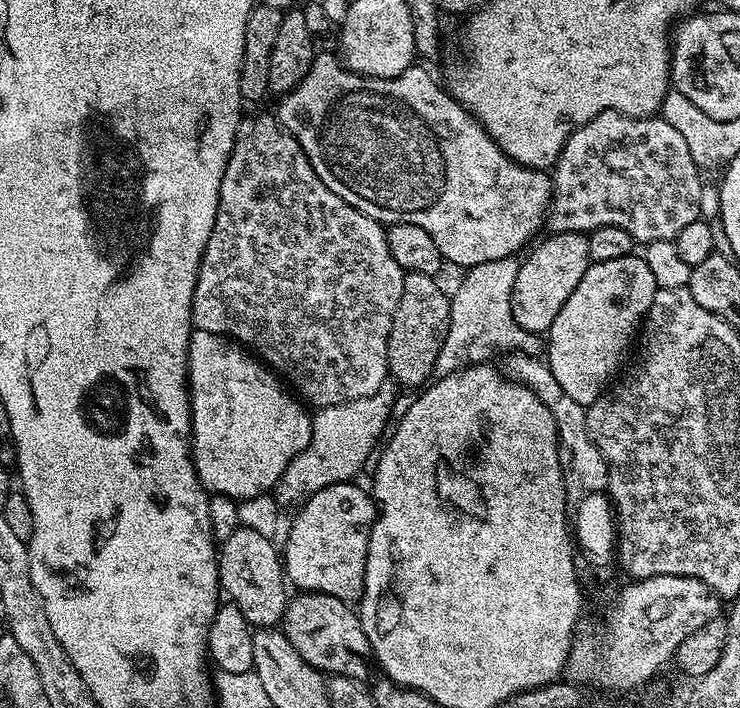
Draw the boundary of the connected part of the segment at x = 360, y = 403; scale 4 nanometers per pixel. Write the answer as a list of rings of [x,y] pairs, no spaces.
[[[387,379],[382,382],[382,386],[378,386],[378,390],[374,390],[374,394],[366,398],[319,409],[312,416],[312,433],[306,450],[298,453],[290,462],[290,466],[286,466],[286,470],[280,475],[280,481],[274,489],[276,503],[280,506],[296,506],[326,486],[347,484],[356,478],[360,467],[368,459],[373,459],[385,435],[384,427],[387,426],[388,419],[392,416],[392,407],[396,404],[396,391],[397,385],[391,379]]]

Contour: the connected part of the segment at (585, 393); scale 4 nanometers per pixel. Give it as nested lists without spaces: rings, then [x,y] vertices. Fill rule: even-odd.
[[[633,254],[614,258],[614,262],[588,265],[582,282],[574,286],[574,294],[566,298],[566,306],[558,310],[558,318],[554,318],[546,333],[548,368],[576,402],[585,406],[592,404],[621,371],[625,363],[624,351],[633,347],[656,290],[654,274],[650,274],[650,266],[646,266],[643,255]]]

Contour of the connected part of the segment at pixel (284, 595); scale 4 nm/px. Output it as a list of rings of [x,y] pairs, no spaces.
[[[239,527],[218,548],[220,586],[227,599],[242,610],[253,629],[276,628],[284,619],[290,588],[284,575],[284,562],[277,545],[257,531]]]

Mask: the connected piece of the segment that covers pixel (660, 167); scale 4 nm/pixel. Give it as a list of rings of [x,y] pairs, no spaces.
[[[608,109],[596,115],[567,139],[552,167],[552,202],[546,220],[553,232],[583,232],[599,226],[620,226],[637,243],[673,240],[683,227],[701,217],[700,192],[704,183],[700,169],[687,149],[682,134],[663,117],[635,117]]]

